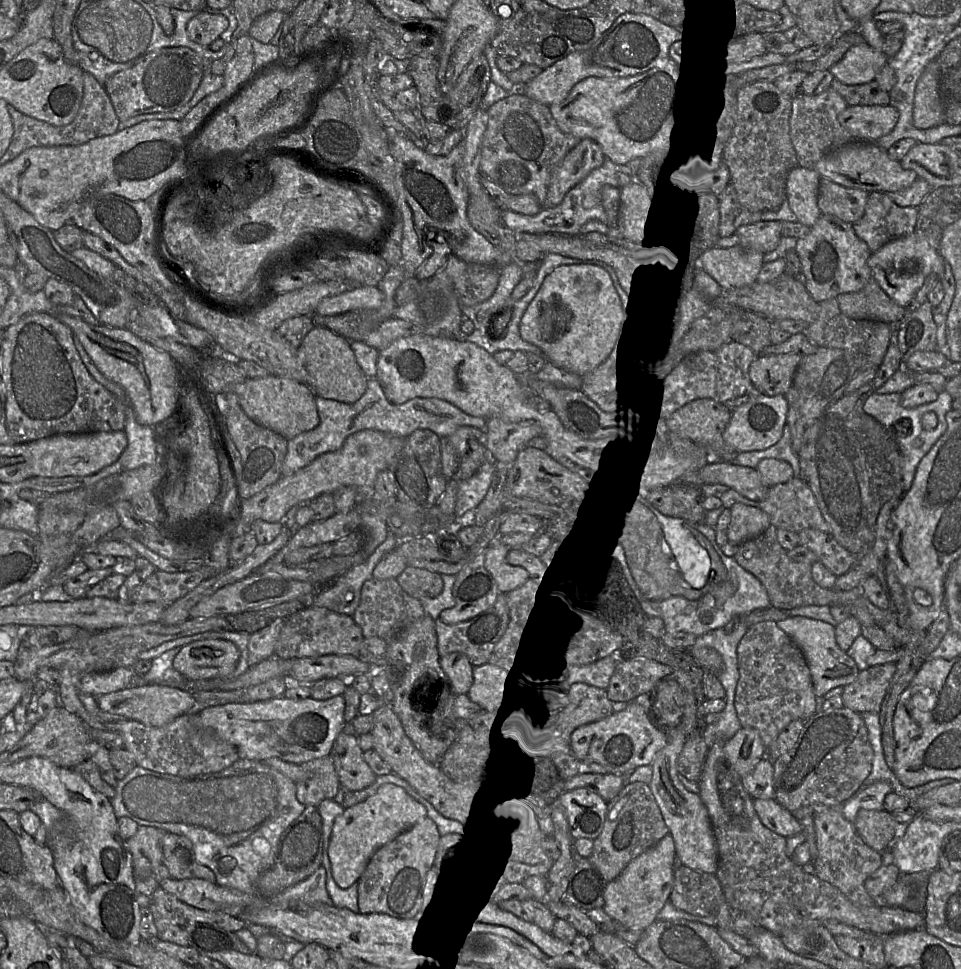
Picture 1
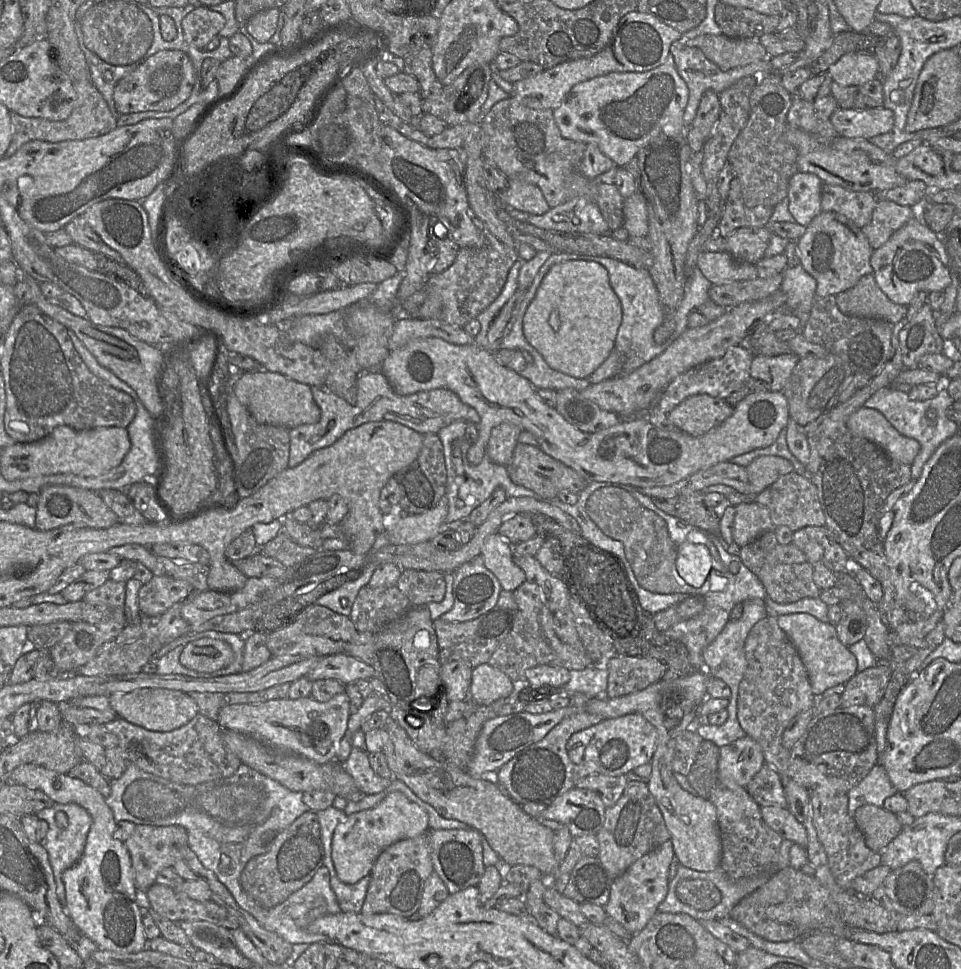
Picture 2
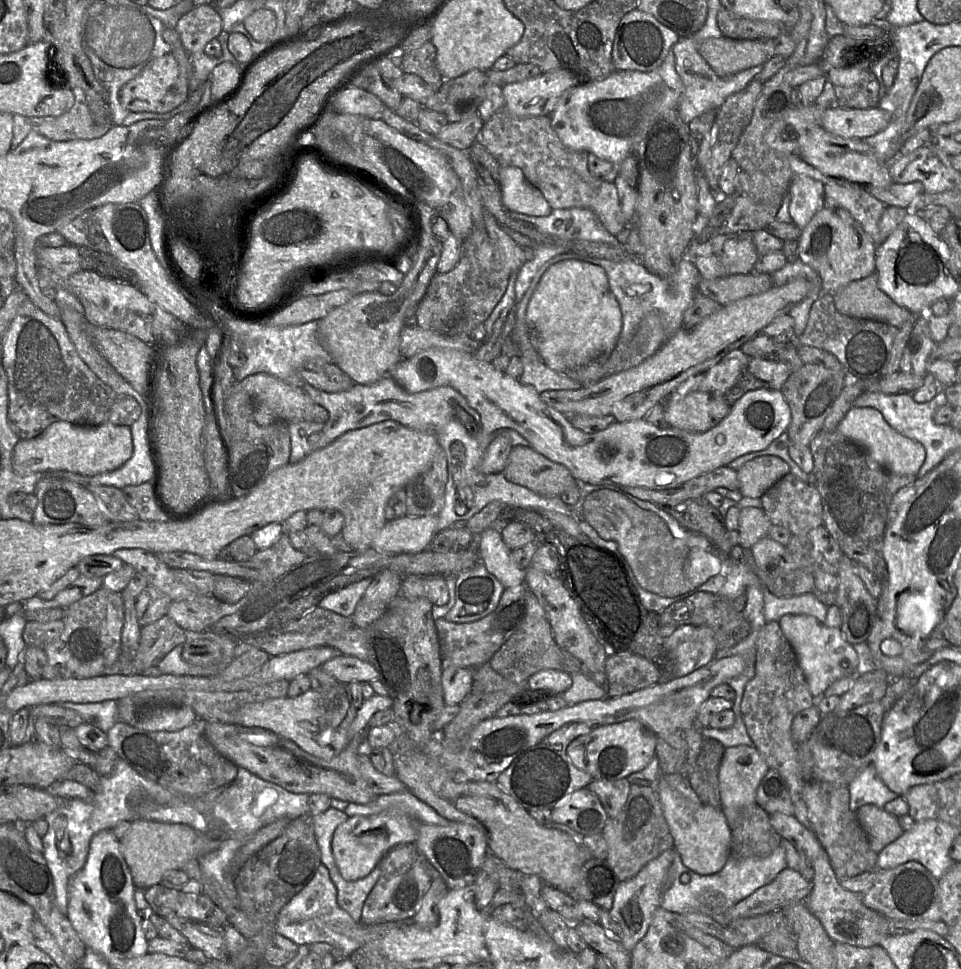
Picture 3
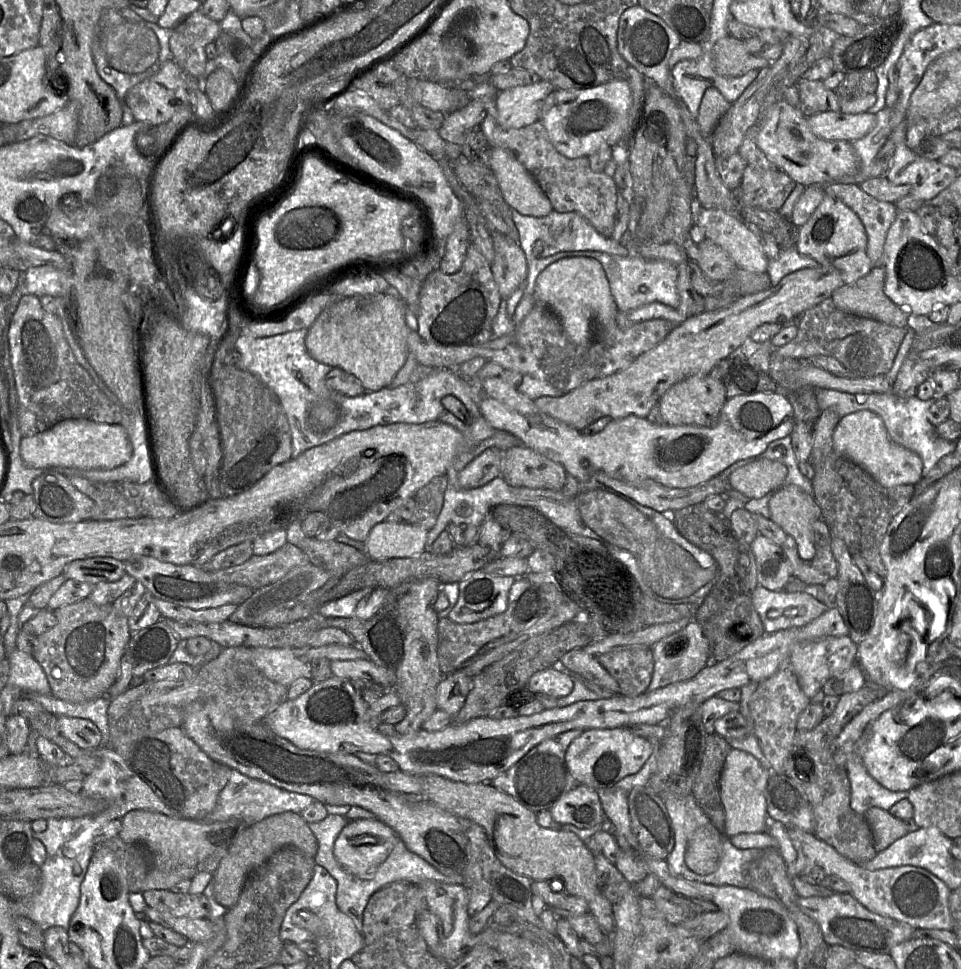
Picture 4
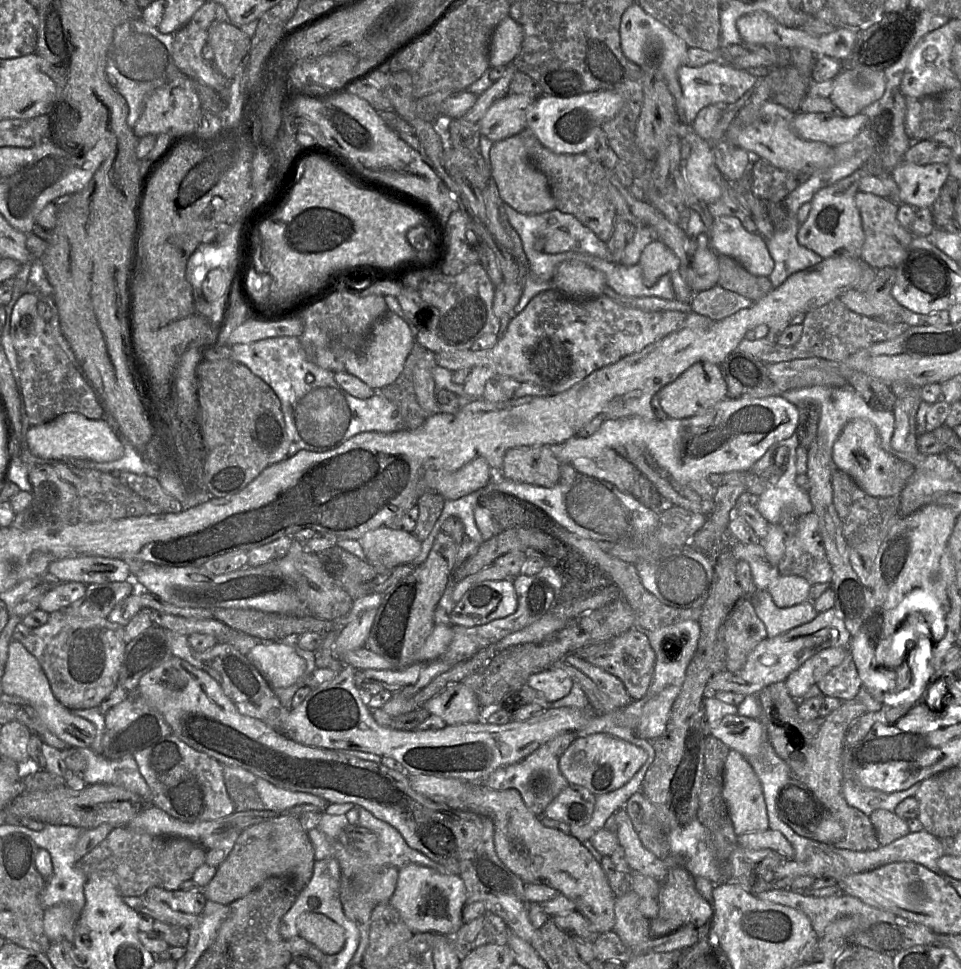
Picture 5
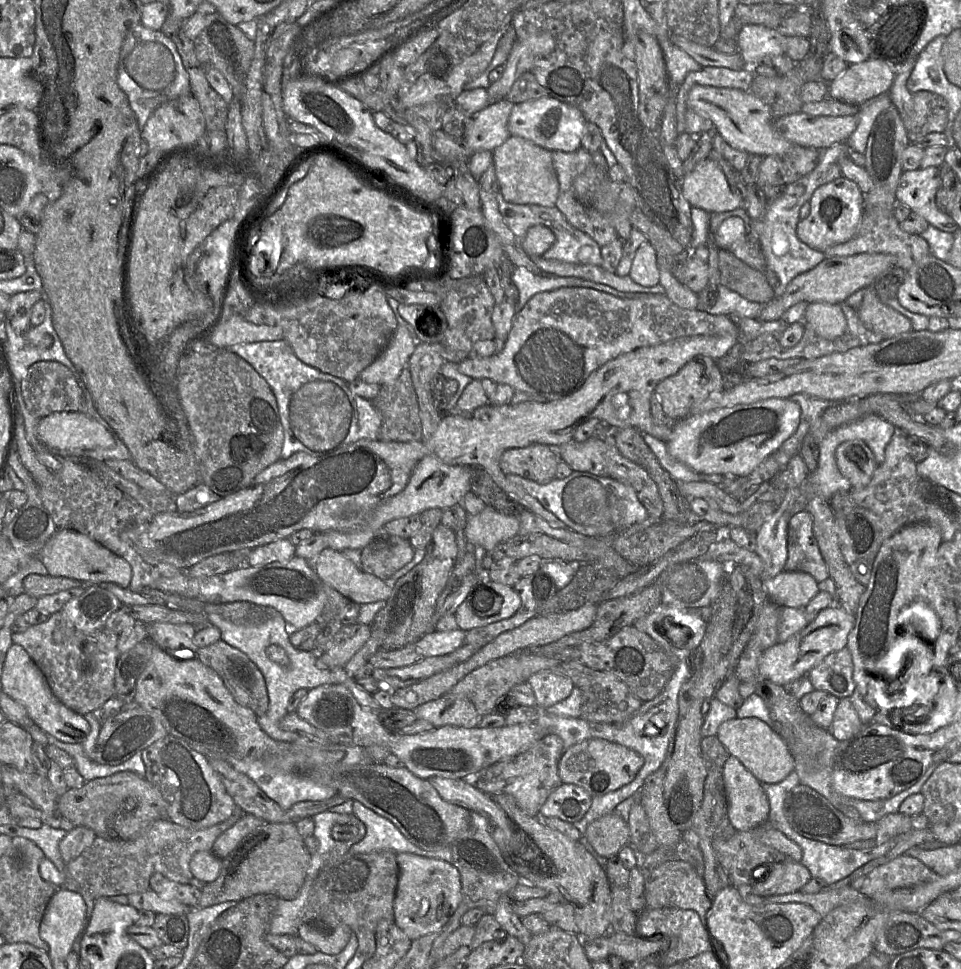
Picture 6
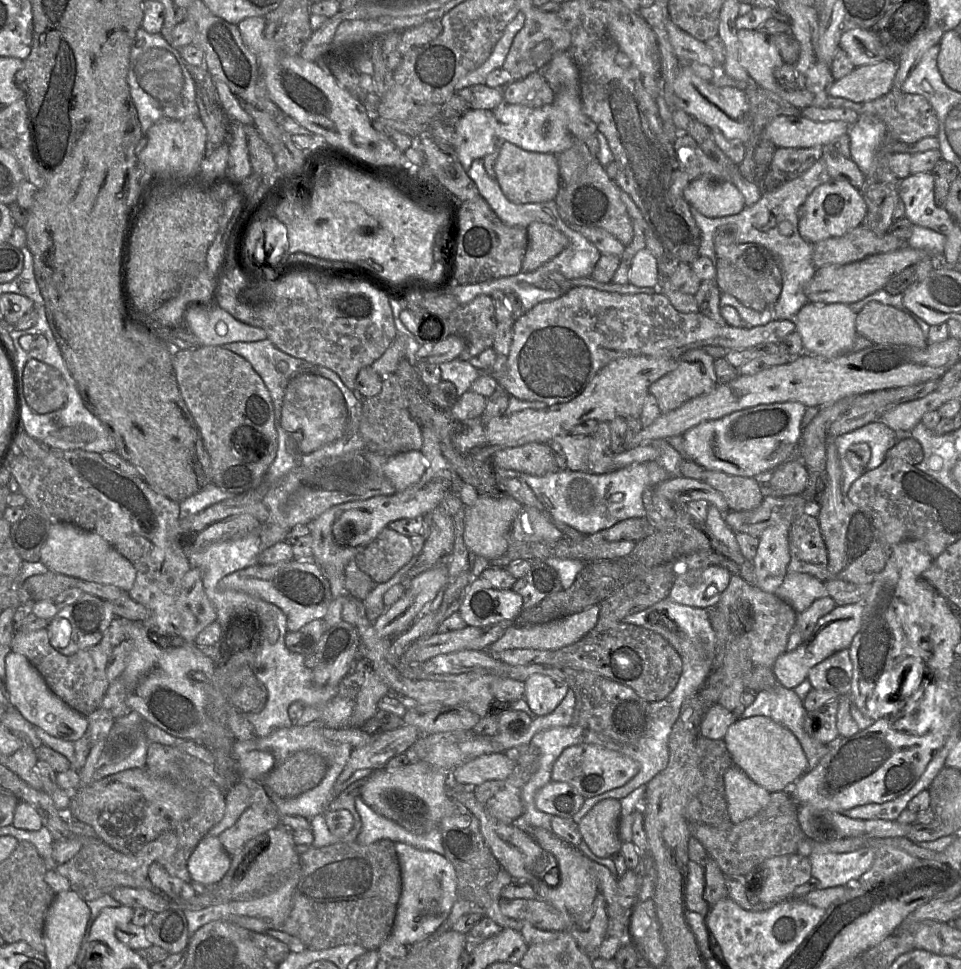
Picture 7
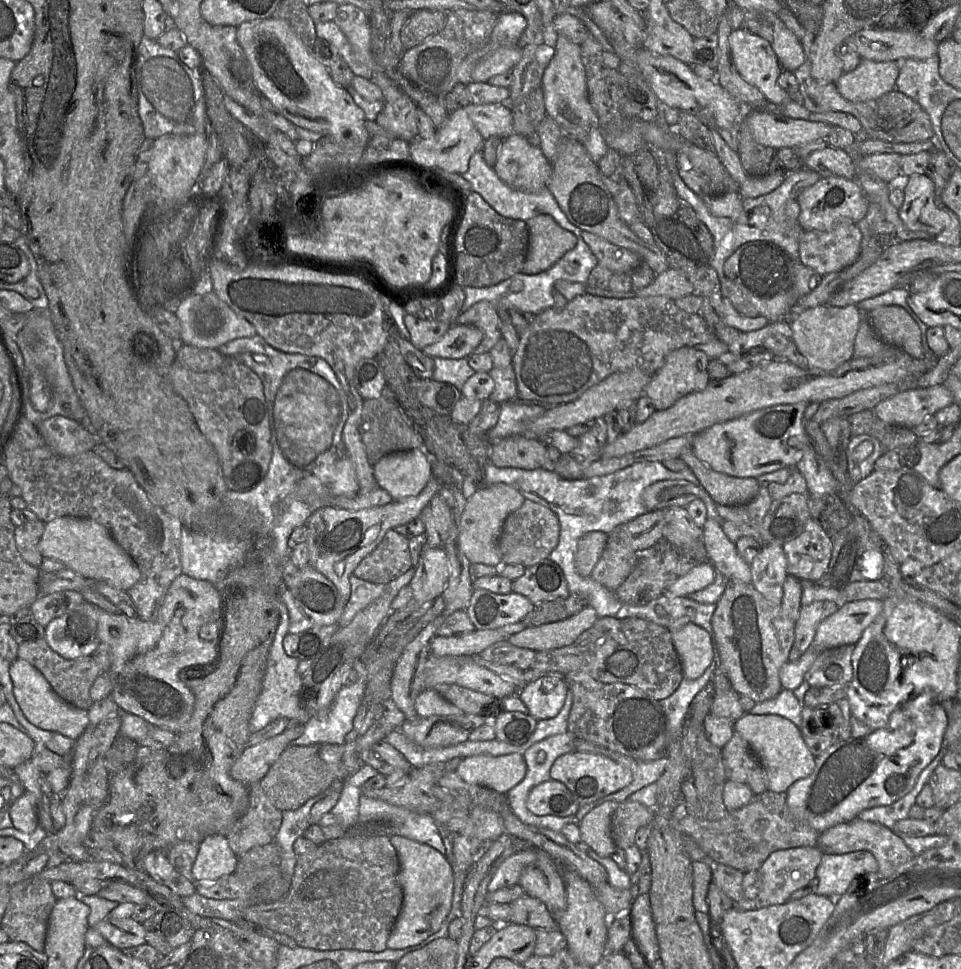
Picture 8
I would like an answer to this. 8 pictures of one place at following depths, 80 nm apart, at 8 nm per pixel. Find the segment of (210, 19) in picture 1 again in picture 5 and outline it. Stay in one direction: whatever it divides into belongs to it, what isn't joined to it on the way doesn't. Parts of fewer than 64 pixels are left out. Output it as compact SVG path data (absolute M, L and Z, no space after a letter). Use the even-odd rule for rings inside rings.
M188 22L173 34L172 54L177 68L193 81L203 83L224 99L227 80L214 67L213 61L202 56L202 48L207 44L208 31L194 22Z

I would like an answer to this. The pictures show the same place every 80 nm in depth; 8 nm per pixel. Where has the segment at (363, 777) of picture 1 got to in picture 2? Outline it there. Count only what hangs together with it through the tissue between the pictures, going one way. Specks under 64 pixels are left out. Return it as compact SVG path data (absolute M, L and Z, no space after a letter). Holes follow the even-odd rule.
M353 747L342 766L365 795L380 793L390 784L391 779L382 778L373 771L368 760L368 752L363 749Z

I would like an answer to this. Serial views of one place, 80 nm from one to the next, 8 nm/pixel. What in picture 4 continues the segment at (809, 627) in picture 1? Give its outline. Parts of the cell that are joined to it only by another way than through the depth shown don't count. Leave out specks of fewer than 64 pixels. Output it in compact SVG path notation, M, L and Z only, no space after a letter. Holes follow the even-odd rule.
M828 636L814 642L802 642L791 647L789 664L797 676L802 691L812 699L825 682L848 670L857 661L857 645L849 636Z

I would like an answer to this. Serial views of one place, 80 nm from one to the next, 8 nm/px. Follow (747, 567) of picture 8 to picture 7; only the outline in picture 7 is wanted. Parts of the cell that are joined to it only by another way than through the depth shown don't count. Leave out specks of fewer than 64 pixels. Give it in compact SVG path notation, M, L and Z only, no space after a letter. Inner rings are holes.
M714 505L708 506L705 527L714 551L738 565L742 565L747 560L740 552L735 533L726 525L721 511Z

